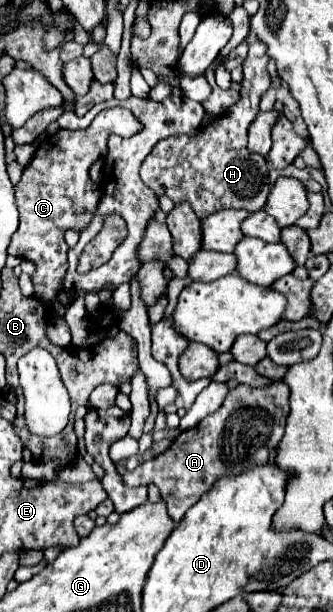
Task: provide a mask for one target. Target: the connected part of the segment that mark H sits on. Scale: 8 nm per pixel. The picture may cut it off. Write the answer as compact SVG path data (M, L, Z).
M253 33L245 37L245 43L249 45L249 53L247 53L247 59L243 61L245 77L241 81L241 99L233 107L229 107L225 113L221 113L219 119L215 119L211 125L201 125L195 135L191 137L175 135L175 137L161 139L141 165L141 179L149 189L153 189L157 195L167 195L176 204L189 200L193 211L200 219L209 217L211 213L221 211L221 209L247 209L251 213L259 211L265 205L267 195L269 195L267 163L261 155L251 155L247 151L247 127L259 113L261 95L271 89L271 77L267 71L269 59L267 59L263 43L259 43L259 39L255 39Z

